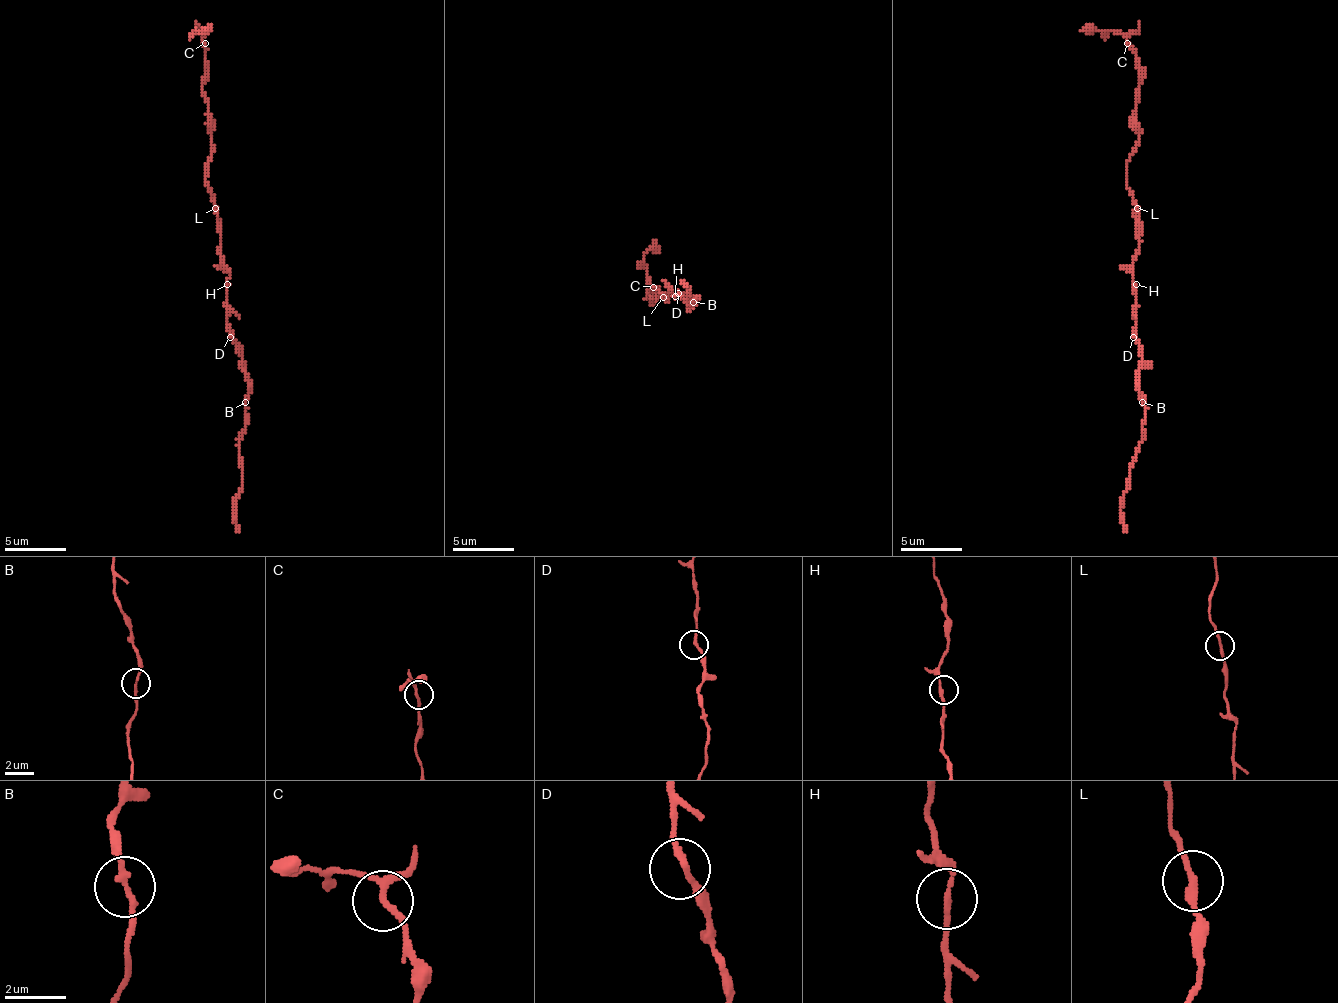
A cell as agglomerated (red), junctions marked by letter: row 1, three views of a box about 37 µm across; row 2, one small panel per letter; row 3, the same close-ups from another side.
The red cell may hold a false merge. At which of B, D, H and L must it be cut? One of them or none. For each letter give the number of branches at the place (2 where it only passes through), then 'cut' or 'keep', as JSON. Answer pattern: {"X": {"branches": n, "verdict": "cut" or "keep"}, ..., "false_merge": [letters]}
{"B": {"branches": 2, "verdict": "keep"}, "D": {"branches": 2, "verdict": "keep"}, "H": {"branches": 2, "verdict": "keep"}, "L": {"branches": 2, "verdict": "keep"}, "false_merge": []}

